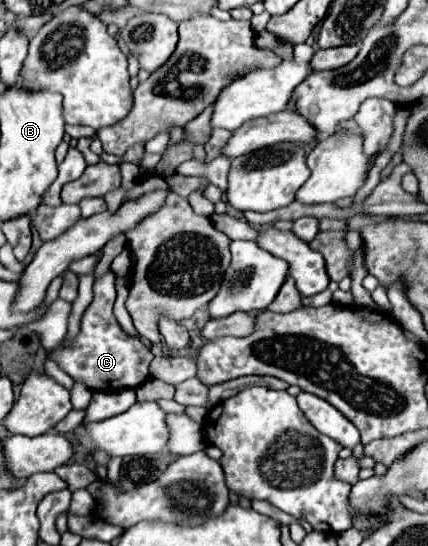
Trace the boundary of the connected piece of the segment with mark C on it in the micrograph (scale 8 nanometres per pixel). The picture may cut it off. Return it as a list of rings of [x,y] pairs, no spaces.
[[[108,270],[94,282],[94,300],[82,316],[80,334],[74,338],[72,350],[70,346],[62,344],[56,352],[50,354],[64,368],[66,374],[70,374],[74,380],[82,380],[90,390],[118,392],[124,388],[136,388],[150,378],[148,364],[152,360],[152,352],[140,340],[124,336],[112,314],[114,300],[116,300],[114,272]]]

